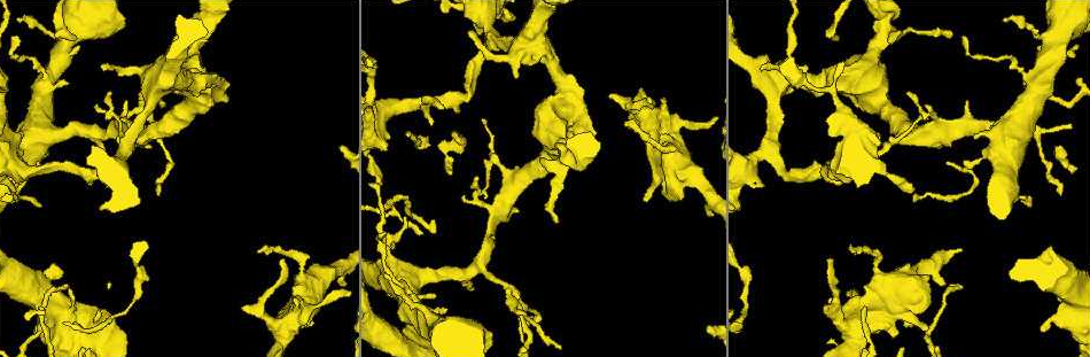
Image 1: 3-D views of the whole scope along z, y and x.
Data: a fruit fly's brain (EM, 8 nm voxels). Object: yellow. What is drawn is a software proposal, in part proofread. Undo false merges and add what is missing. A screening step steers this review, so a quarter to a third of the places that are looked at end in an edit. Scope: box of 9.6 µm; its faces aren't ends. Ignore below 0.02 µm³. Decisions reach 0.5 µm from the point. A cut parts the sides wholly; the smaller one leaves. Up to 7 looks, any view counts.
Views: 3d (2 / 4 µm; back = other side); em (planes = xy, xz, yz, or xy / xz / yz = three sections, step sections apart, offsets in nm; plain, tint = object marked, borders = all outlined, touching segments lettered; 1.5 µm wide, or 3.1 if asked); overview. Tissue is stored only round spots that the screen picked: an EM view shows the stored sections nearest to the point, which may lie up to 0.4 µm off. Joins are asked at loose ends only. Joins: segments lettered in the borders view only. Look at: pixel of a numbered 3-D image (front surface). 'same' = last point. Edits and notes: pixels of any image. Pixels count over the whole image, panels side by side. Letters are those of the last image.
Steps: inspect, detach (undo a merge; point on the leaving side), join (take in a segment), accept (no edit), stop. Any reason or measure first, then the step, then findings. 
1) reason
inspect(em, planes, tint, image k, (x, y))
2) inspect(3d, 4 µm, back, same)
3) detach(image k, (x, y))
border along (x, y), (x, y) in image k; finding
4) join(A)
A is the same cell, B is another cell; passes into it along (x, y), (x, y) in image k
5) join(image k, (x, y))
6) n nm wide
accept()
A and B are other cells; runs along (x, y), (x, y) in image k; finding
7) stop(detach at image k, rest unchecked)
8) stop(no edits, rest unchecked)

sudden change in width
inspect(em, planes, tint, image 1, (300, 259))

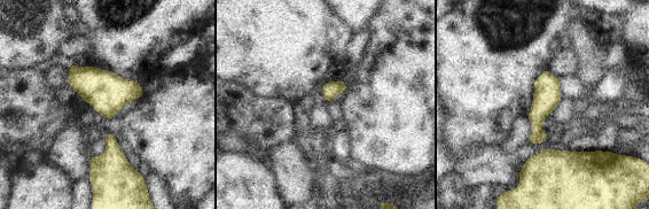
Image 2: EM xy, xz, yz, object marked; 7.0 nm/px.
inspect(em, planes, borders, same)

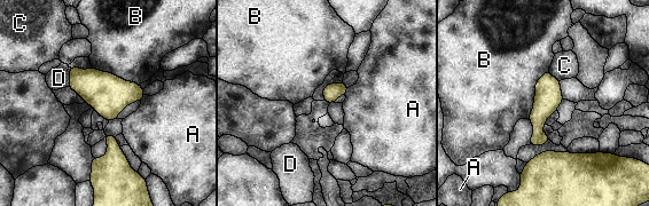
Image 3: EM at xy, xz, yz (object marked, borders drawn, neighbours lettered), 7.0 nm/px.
120 nm wide
accept()
A, B, C and D are other cells; runs along (547, 76), (533, 142) in image 3; all the same neuron

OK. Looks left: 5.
branch stops here
inspect(3d, 2 µm, image 1, (926, 105))

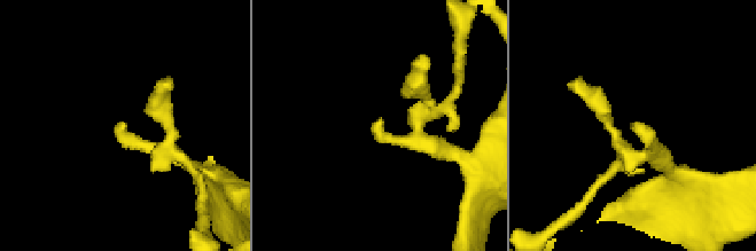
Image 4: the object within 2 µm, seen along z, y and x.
inspect(em, planes, borders, image 4, (632, 126))

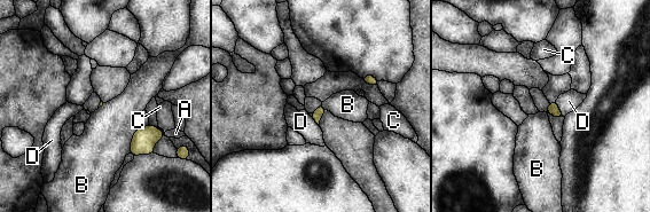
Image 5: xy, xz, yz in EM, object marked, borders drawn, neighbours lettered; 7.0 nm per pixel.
accept()
A, B, C and D are other cells; border along (138, 128), (133, 135), (130, 152) in image 5; none of them fits

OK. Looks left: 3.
tapers out
inspect(em, planes, borders, image 1, (1070, 128))

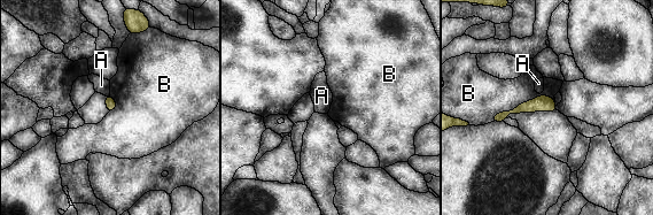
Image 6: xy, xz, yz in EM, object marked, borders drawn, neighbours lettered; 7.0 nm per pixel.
accept()
A and B are other cells; runs along (553, 107), (522, 107), (496, 118) in image 6; none of them fits

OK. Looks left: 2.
stop(no edits, rest unchecked)

